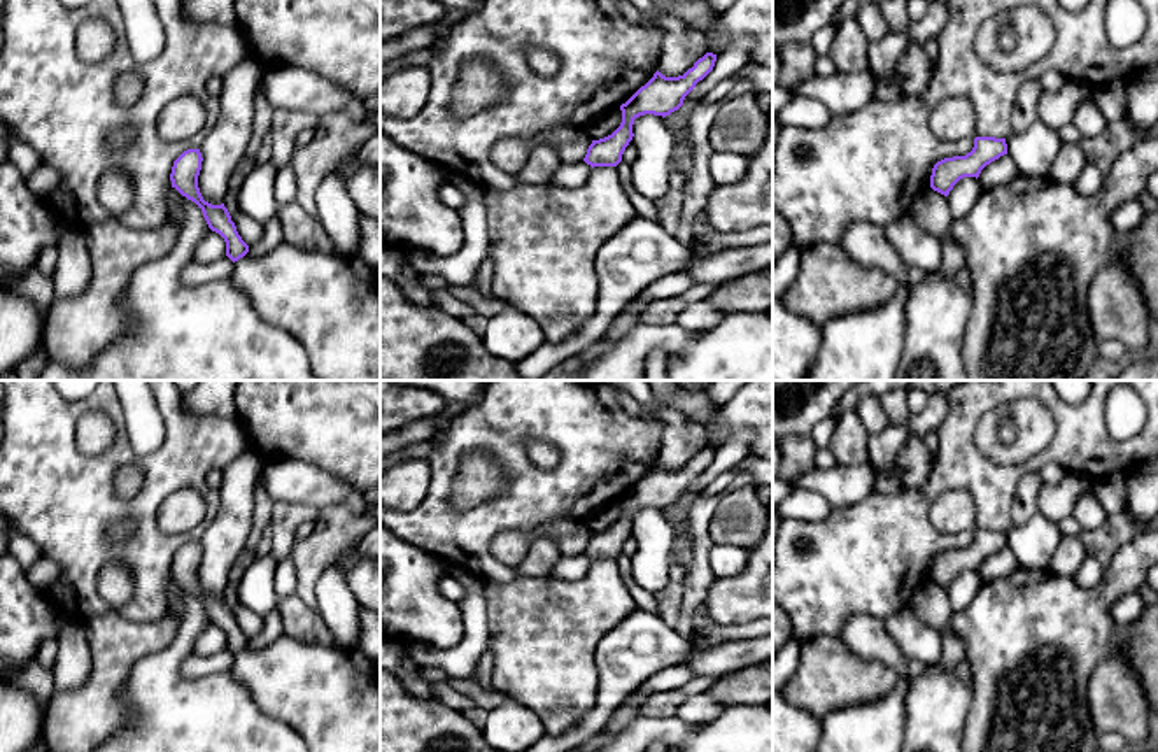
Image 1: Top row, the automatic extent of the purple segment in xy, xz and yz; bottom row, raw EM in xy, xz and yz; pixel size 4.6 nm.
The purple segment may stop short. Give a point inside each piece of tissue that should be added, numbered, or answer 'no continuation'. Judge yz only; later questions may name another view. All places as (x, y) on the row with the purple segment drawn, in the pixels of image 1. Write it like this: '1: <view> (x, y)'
no continuation

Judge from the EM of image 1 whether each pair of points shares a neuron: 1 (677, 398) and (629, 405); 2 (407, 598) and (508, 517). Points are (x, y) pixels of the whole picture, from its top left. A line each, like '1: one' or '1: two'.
1: one
2: two

